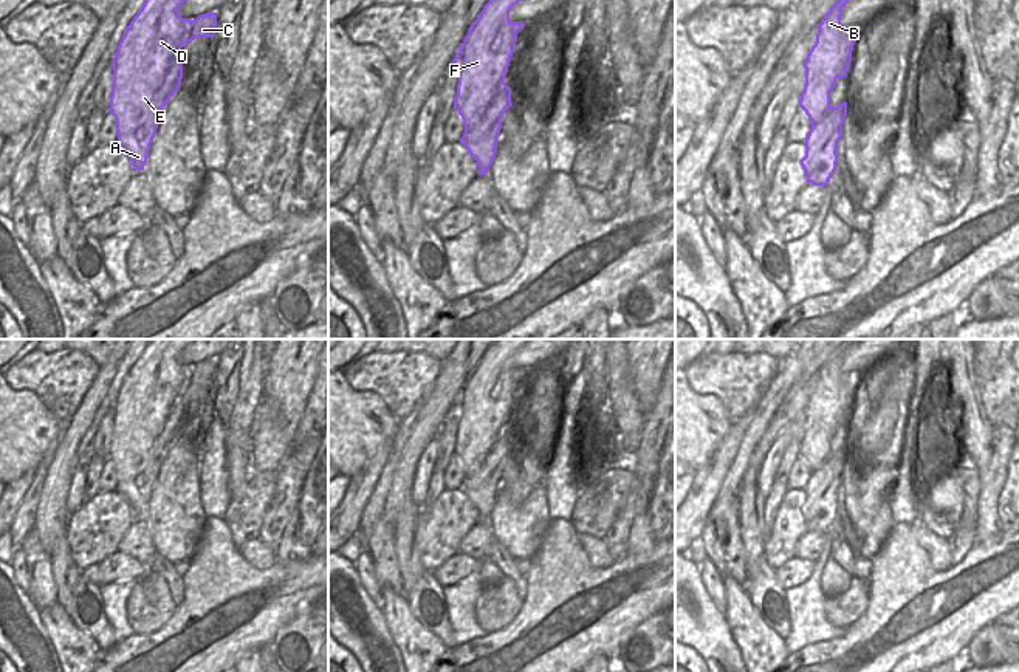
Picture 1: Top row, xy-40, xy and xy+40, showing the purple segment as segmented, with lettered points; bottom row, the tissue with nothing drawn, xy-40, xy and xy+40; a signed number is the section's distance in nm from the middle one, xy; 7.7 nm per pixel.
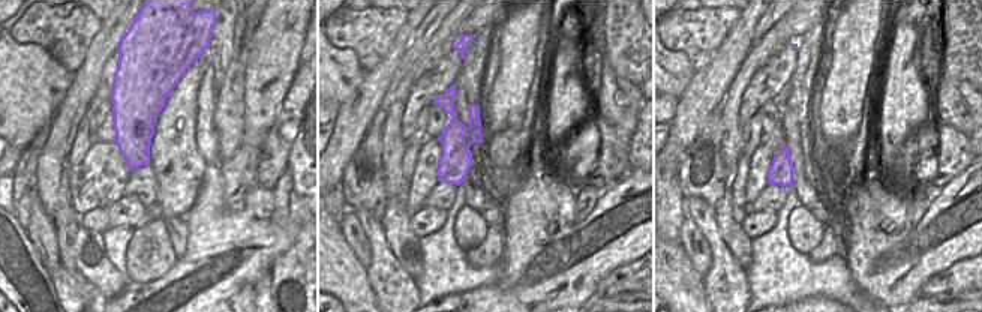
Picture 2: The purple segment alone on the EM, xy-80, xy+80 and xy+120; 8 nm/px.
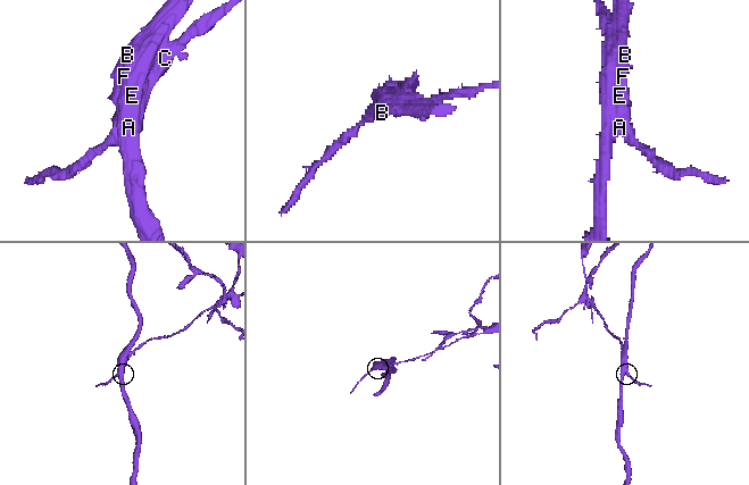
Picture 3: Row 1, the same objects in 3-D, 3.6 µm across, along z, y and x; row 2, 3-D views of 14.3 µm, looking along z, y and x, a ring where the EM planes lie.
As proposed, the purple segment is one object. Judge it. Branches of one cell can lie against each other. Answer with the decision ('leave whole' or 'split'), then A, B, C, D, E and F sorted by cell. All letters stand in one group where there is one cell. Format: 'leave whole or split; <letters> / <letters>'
split; A B D E F / C

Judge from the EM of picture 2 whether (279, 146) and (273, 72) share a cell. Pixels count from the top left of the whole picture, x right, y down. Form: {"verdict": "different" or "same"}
{"verdict": "different"}

